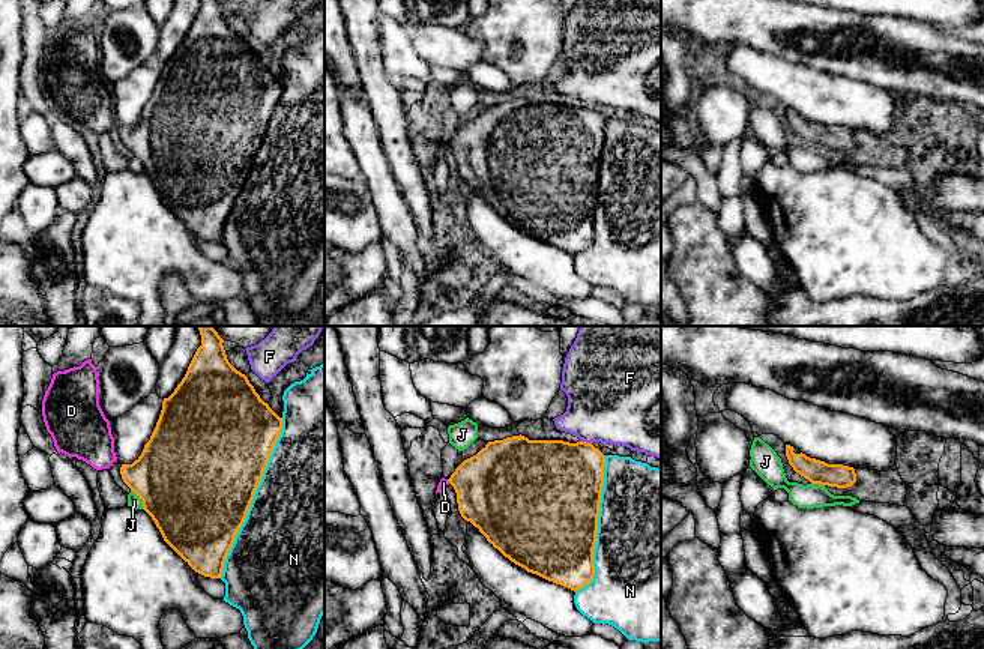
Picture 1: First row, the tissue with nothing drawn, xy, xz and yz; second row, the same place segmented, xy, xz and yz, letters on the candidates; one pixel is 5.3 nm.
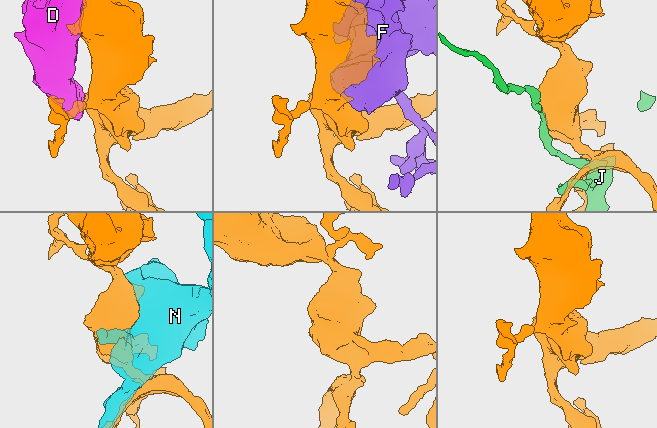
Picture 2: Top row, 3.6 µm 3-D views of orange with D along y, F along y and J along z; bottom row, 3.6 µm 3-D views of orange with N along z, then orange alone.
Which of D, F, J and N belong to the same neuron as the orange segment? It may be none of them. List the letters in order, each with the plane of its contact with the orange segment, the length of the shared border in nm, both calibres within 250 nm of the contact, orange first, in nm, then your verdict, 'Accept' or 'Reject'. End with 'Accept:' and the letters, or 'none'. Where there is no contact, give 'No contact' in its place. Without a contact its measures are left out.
D: Touches orange in xz. Shared border 30 nm. Thickness 400 nm (orange) against 50 nm. Accept
F: Touches orange in xz. Shared border 70 nm. Thickness 440 nm (orange) against 440 nm. Reject
J: Touches orange in xy. Shared border 120 nm. Thickness 500 nm (orange) against 70 nm. Reject
N: Touches orange in xy. Shared border 900 nm. Thickness 500 nm (orange) against 500 nm. Reject
Accept: D

